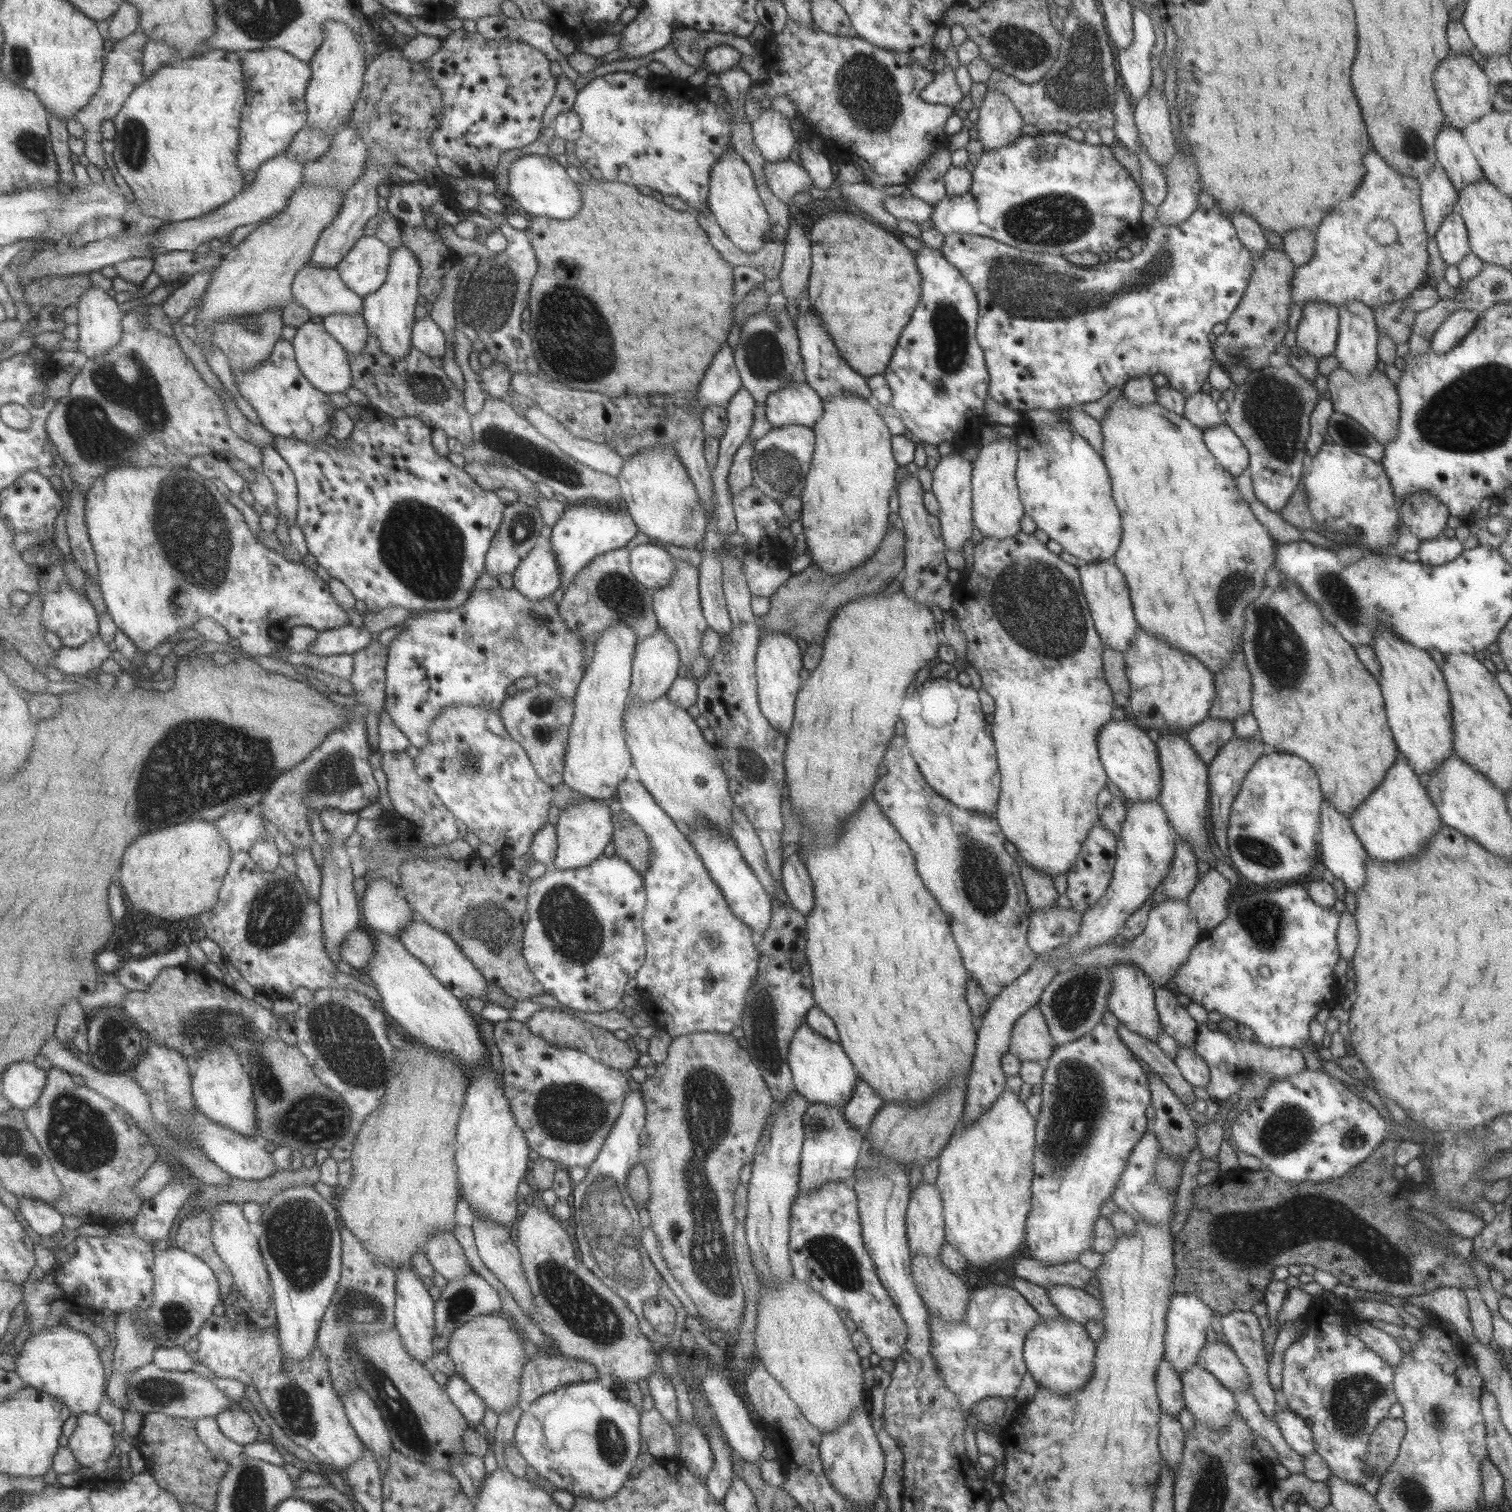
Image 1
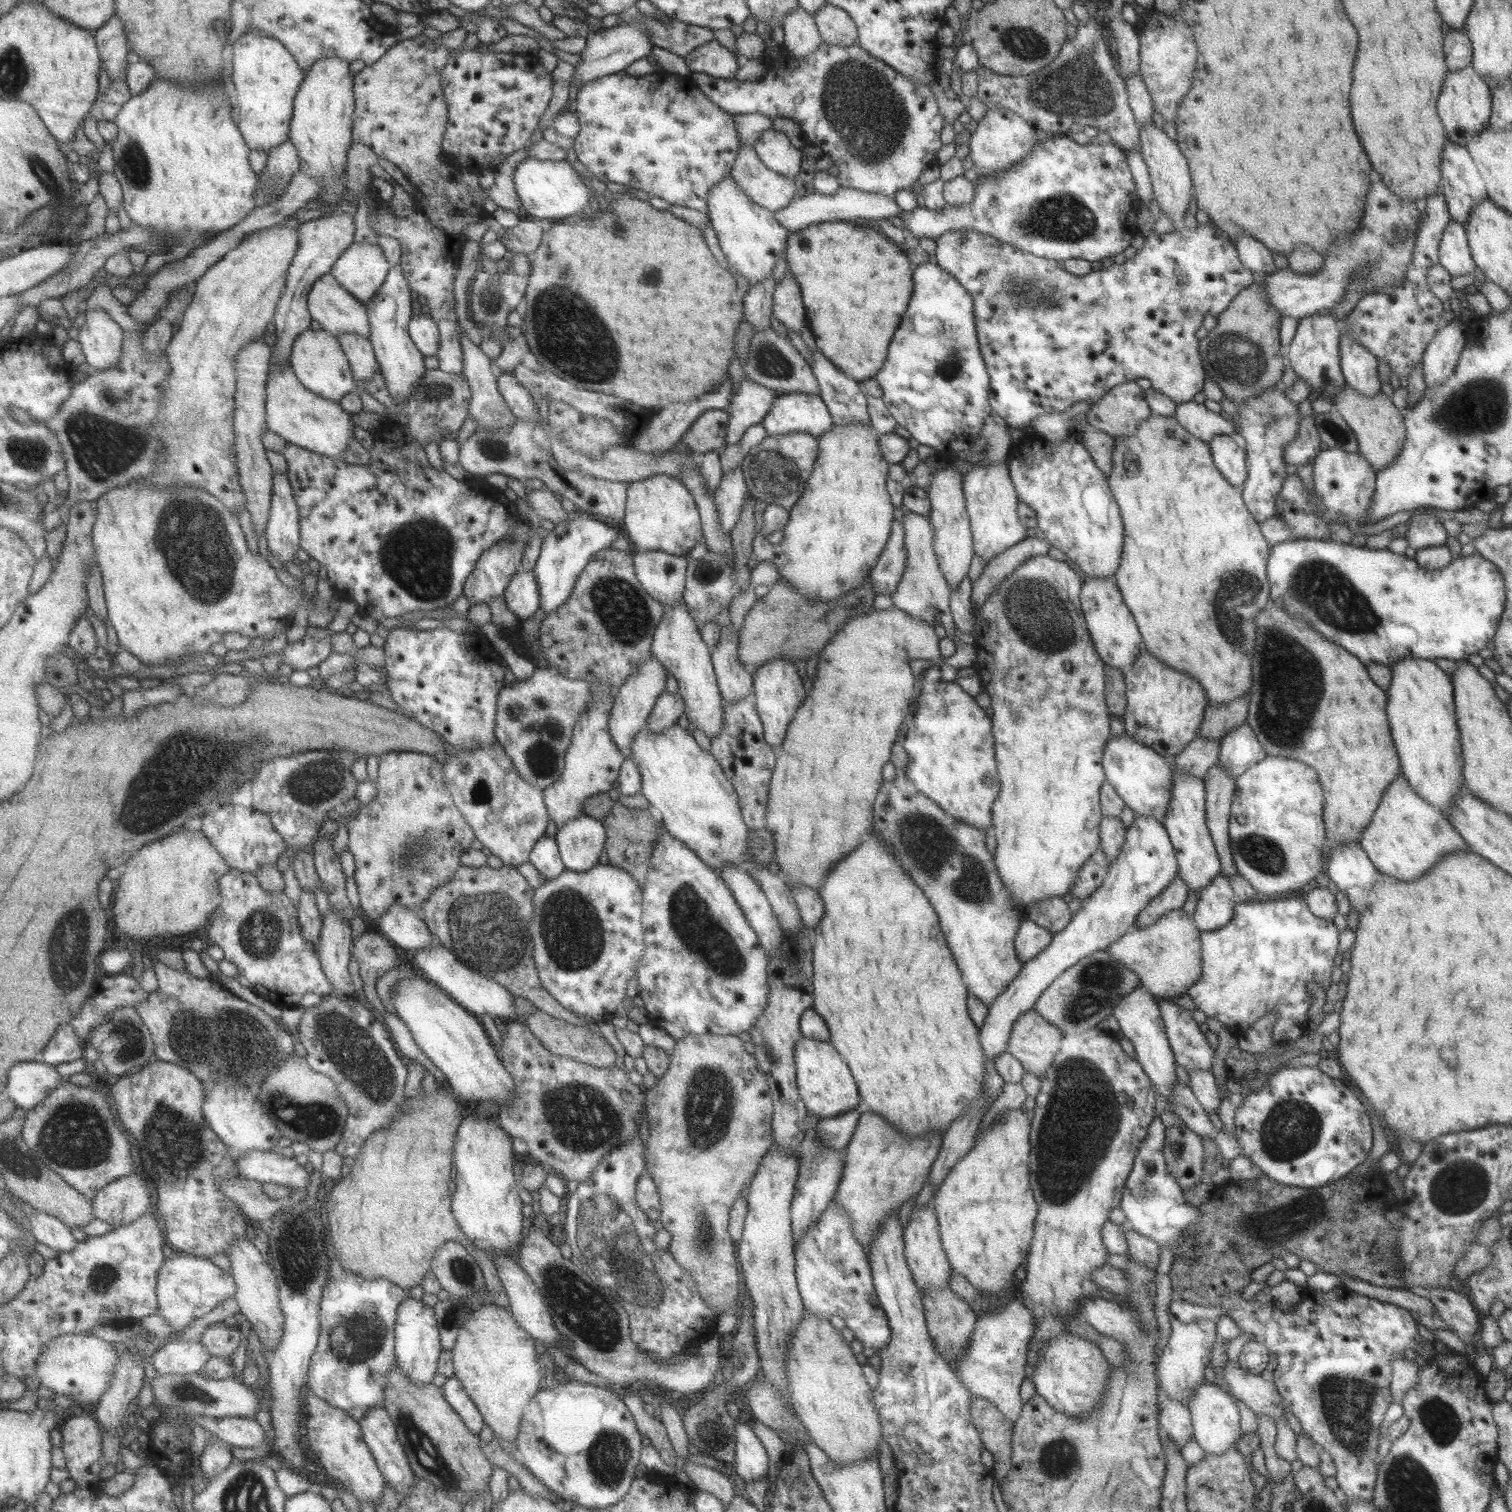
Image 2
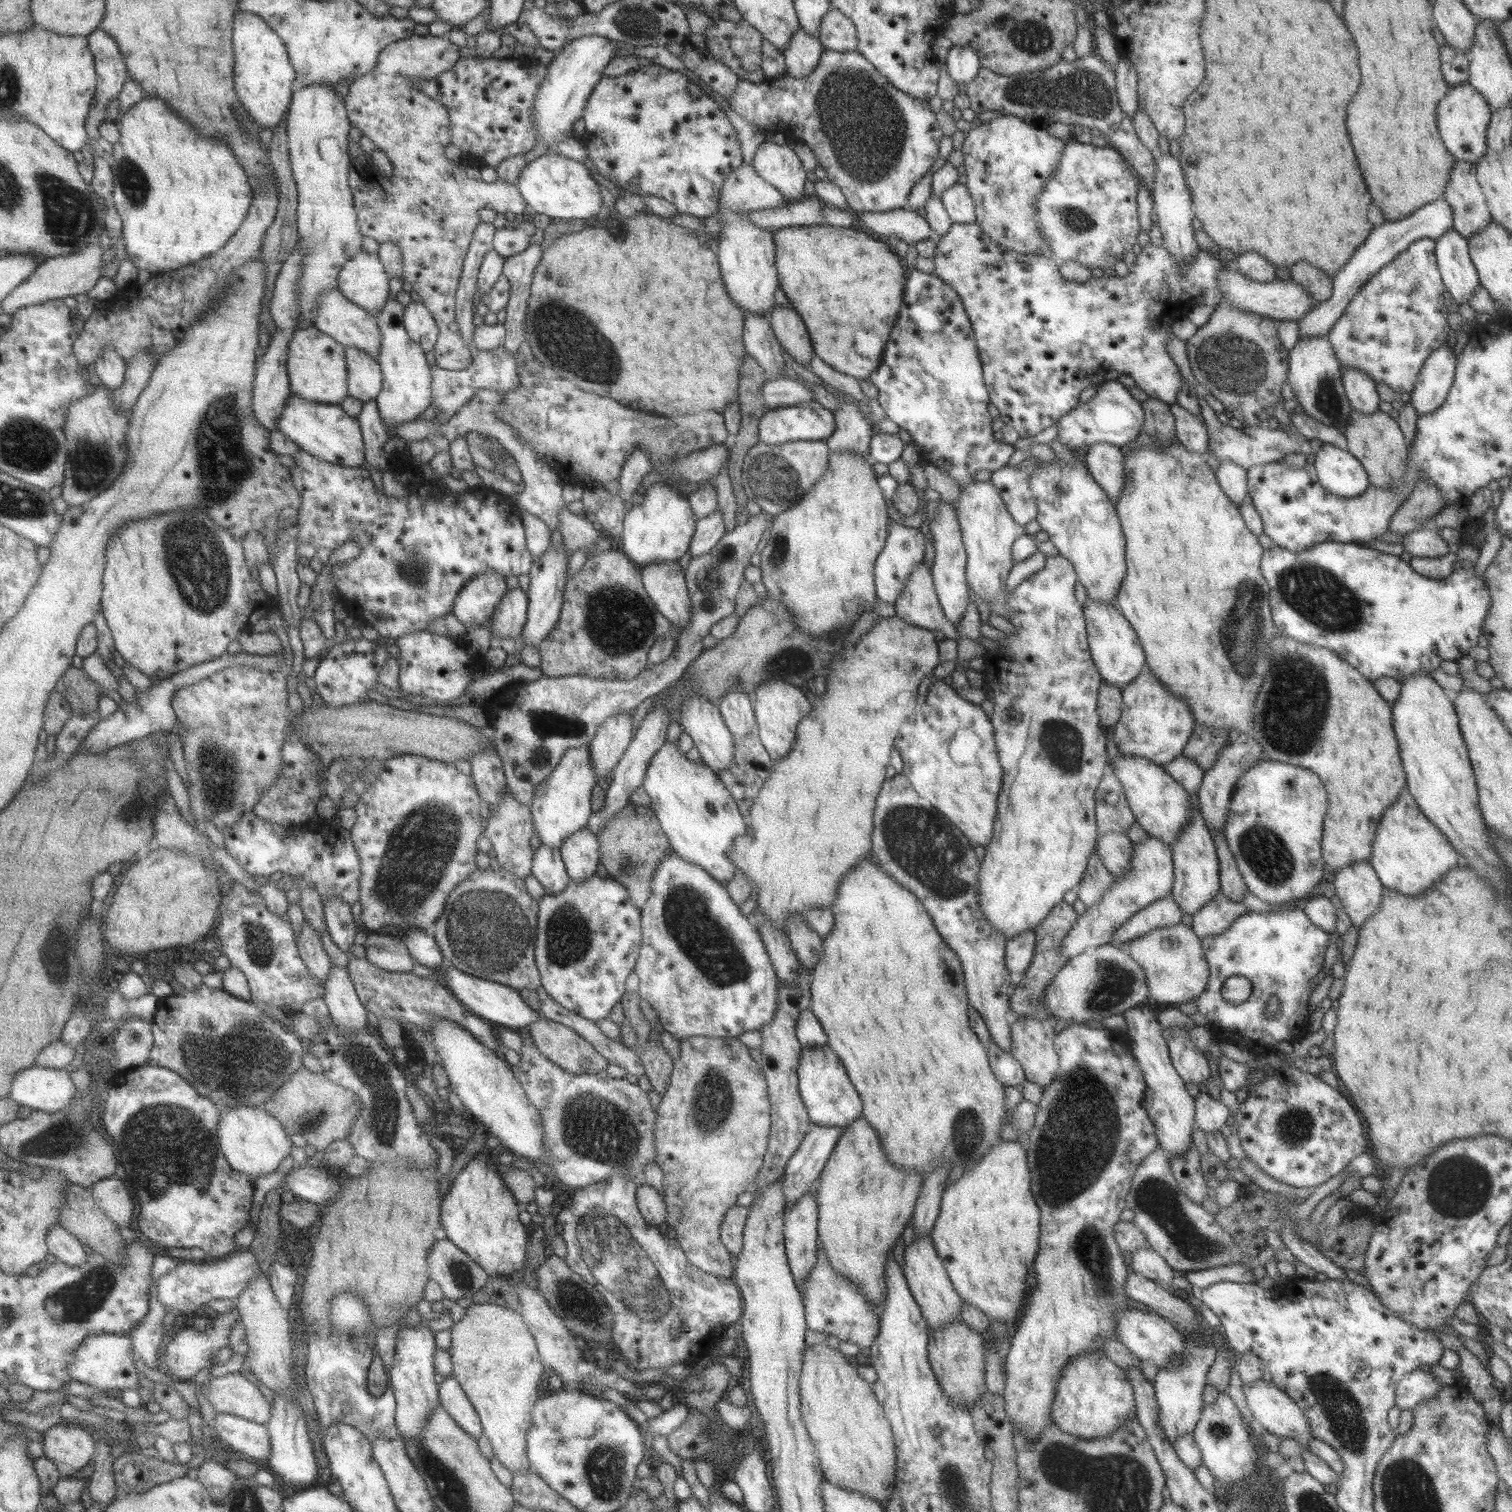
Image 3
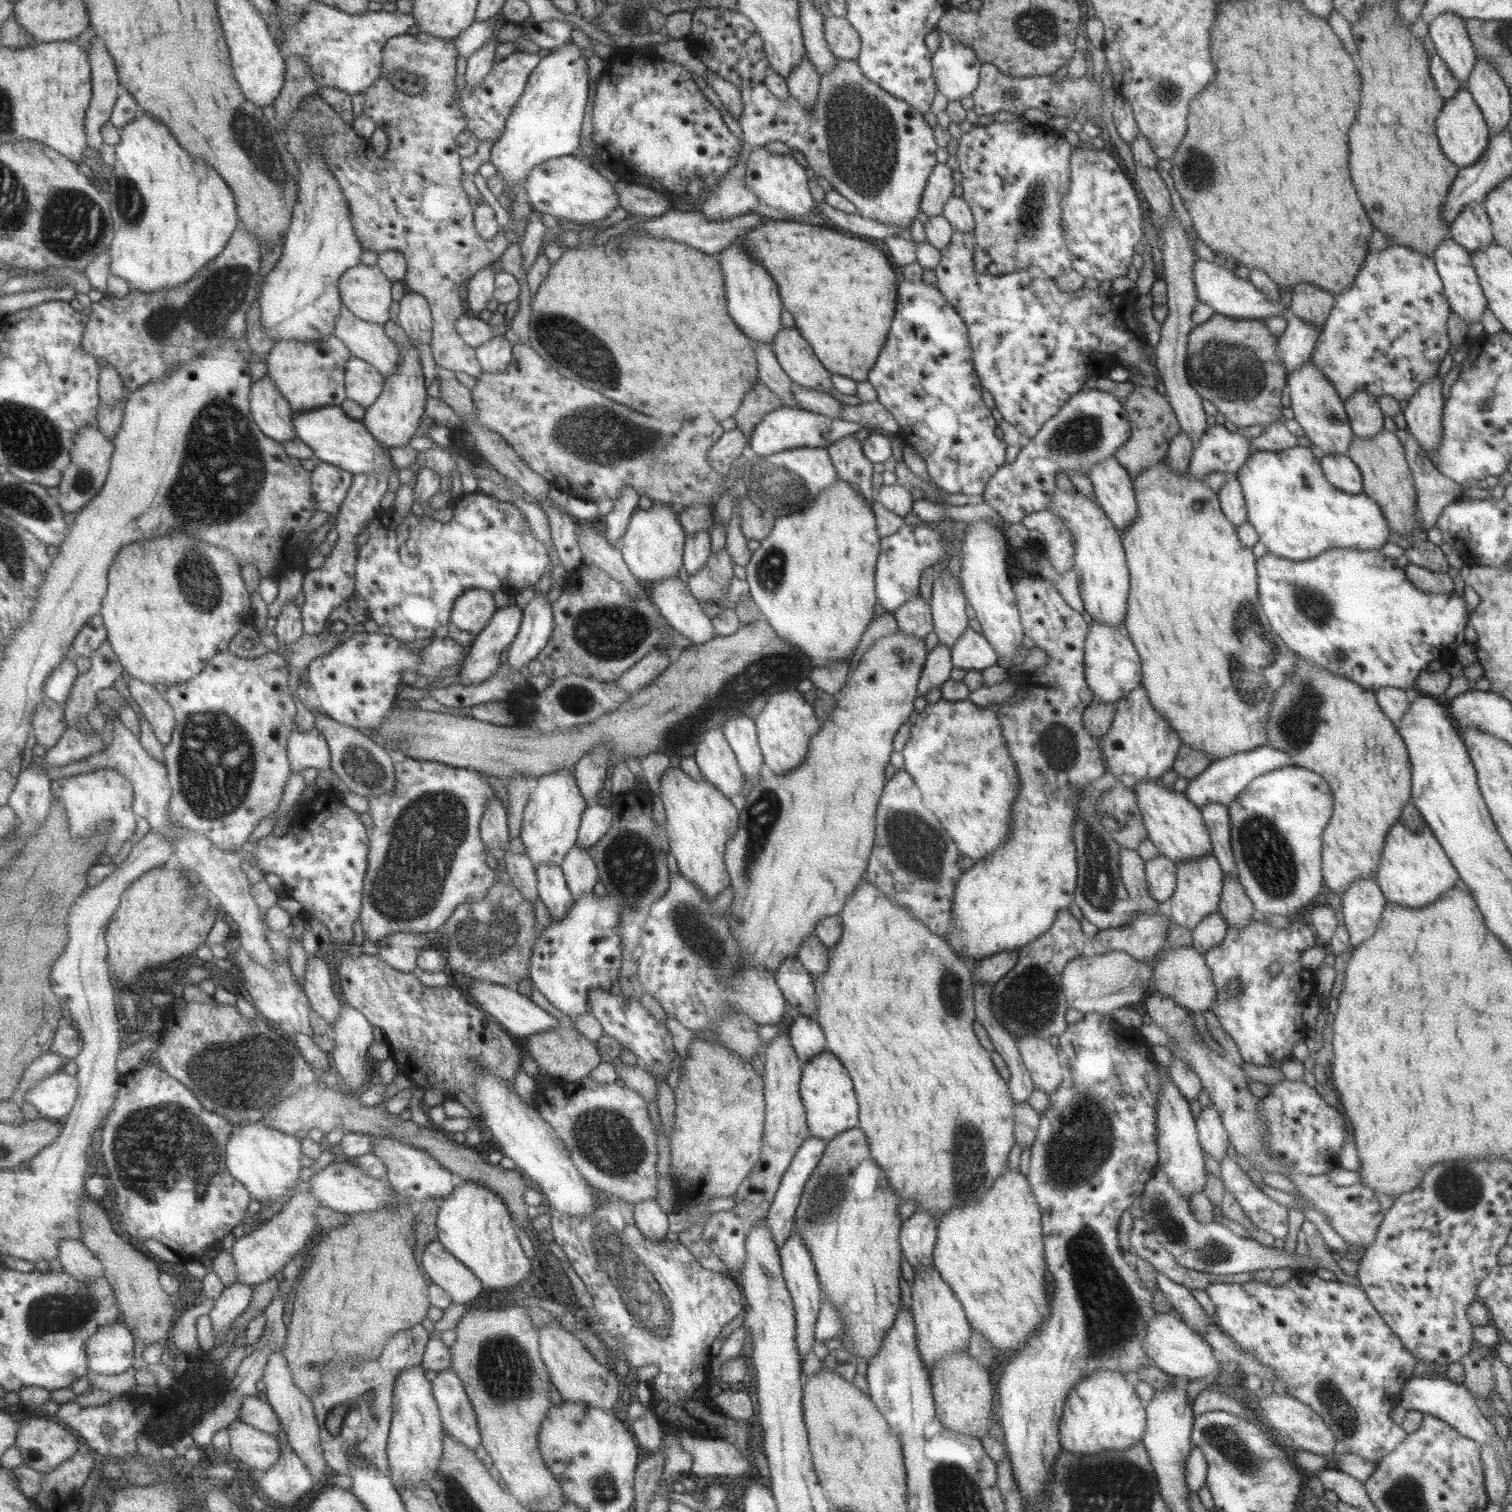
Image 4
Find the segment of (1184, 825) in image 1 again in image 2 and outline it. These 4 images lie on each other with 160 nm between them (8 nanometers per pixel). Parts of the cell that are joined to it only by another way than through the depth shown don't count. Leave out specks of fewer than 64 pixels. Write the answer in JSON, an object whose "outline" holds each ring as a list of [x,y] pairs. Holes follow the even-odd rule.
{"outline":[[[1174,770],[1172,775],[1172,795],[1161,824],[1167,831],[1171,846],[1175,850],[1178,876],[1183,884],[1199,894],[1216,876],[1220,875],[1220,860],[1217,857],[1207,825],[1204,807],[1204,782],[1201,778],[1193,778],[1190,774]]]}

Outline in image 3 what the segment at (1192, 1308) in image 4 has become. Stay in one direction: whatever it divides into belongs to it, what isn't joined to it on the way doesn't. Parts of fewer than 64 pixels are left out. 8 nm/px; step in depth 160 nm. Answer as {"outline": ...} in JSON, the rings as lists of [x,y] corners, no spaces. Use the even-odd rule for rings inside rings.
{"outline":[[[1149,1246],[1132,1253],[1132,1270],[1156,1282],[1167,1292],[1177,1293],[1177,1289],[1171,1283],[1173,1269]]]}

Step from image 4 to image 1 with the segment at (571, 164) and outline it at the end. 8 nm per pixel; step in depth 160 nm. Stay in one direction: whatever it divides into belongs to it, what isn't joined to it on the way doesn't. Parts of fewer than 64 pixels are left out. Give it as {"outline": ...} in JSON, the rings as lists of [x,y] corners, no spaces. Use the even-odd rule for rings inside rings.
{"outline":[[[529,154],[517,157],[510,163],[507,171],[508,193],[519,203],[523,214],[547,216],[558,220],[567,220],[577,214],[581,208],[581,195],[565,168],[547,155]]]}

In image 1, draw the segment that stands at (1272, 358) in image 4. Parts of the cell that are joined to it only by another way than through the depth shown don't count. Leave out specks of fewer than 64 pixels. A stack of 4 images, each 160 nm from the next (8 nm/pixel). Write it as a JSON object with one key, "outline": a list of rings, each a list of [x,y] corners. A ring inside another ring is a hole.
{"outline":[[[1270,247],[1255,257],[1253,272],[1243,296],[1226,320],[1225,330],[1211,344],[1212,365],[1216,362],[1229,372],[1229,379],[1233,381],[1232,387],[1243,383],[1252,370],[1261,370],[1268,365],[1269,354],[1276,350],[1276,346],[1281,343],[1288,330],[1287,321],[1291,306],[1290,280],[1295,266],[1283,250]]]}

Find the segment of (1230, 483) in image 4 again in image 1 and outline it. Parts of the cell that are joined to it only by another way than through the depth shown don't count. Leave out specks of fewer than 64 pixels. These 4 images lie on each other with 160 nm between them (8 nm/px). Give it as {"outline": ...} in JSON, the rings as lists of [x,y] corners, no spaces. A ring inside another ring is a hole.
{"outline":[[[1225,424],[1210,426],[1202,439],[1211,456],[1229,473],[1237,477],[1248,468],[1248,450],[1240,438]]]}

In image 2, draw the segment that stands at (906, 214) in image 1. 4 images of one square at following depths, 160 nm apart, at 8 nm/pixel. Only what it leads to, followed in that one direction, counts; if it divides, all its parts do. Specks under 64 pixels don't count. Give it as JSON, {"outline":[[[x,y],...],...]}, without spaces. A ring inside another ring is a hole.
{"outline":[[[839,187],[833,194],[825,195],[813,191],[805,196],[794,196],[786,207],[773,213],[774,220],[789,232],[796,232],[809,225],[818,225],[821,222],[855,221],[871,223],[877,219],[898,216],[901,212],[893,198],[880,194],[861,192],[854,188]]]}

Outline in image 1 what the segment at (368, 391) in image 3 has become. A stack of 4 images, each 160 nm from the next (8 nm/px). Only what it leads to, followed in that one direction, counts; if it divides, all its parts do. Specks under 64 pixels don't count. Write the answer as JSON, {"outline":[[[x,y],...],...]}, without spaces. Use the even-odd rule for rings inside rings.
{"outline":[[[333,314],[323,318],[326,329],[351,354],[358,354],[364,348],[368,330],[361,314],[347,316],[346,314]]]}

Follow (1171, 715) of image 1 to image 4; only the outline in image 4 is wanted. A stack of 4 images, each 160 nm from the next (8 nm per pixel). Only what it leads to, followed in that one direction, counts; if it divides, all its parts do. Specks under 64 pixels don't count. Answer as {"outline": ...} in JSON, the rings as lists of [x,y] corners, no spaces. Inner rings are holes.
{"outline":[[[1138,686],[1114,702],[1114,716],[1109,730],[1101,737],[1102,758],[1106,768],[1127,790],[1133,791],[1138,782],[1158,780],[1172,768],[1182,742],[1167,721],[1155,713],[1147,700],[1145,689]]]}

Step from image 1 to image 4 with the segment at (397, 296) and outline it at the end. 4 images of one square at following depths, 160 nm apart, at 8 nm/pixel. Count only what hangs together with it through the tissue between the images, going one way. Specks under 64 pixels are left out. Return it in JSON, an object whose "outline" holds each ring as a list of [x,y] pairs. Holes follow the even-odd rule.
{"outline":[[[398,346],[400,348],[400,364],[384,378],[381,394],[373,404],[365,408],[360,420],[367,427],[377,442],[382,442],[385,448],[408,446],[409,440],[418,434],[421,415],[424,414],[424,404],[428,397],[423,386],[423,372],[419,351],[413,346]]]}

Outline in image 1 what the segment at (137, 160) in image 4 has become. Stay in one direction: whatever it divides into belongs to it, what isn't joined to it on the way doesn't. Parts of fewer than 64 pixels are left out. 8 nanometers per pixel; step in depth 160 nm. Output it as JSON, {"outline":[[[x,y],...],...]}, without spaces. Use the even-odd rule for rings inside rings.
{"outline":[[[210,49],[201,55],[189,59],[176,59],[170,64],[165,64],[151,78],[145,79],[132,93],[131,97],[123,106],[123,110],[114,120],[118,136],[114,140],[116,148],[113,152],[113,158],[120,175],[130,185],[130,188],[137,190],[137,197],[140,197],[140,213],[144,218],[146,216],[155,216],[168,222],[177,222],[189,218],[199,218],[218,208],[229,204],[237,194],[243,192],[245,188],[245,178],[239,166],[240,143],[241,143],[241,118],[243,110],[247,103],[246,78],[242,69],[242,52],[233,52],[231,50]]]}

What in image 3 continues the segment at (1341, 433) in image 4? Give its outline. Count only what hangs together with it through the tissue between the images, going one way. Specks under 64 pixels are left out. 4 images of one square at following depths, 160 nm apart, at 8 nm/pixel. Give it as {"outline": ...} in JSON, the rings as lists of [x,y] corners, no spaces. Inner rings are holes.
{"outline":[[[1306,336],[1296,342],[1296,345],[1288,351],[1288,376],[1287,382],[1291,387],[1296,404],[1301,406],[1303,414],[1318,420],[1325,426],[1334,426],[1342,430],[1350,419],[1351,405],[1348,403],[1341,378],[1342,368],[1335,358],[1333,349],[1326,336]]]}

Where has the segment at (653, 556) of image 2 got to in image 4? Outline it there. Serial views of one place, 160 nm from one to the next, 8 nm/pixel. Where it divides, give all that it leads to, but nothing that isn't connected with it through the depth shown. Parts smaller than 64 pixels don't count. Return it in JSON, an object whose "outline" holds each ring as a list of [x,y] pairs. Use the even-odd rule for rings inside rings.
{"outline":[[[677,577],[649,584],[645,592],[673,631],[693,645],[703,644],[715,635],[711,620],[697,606],[685,583]]]}

